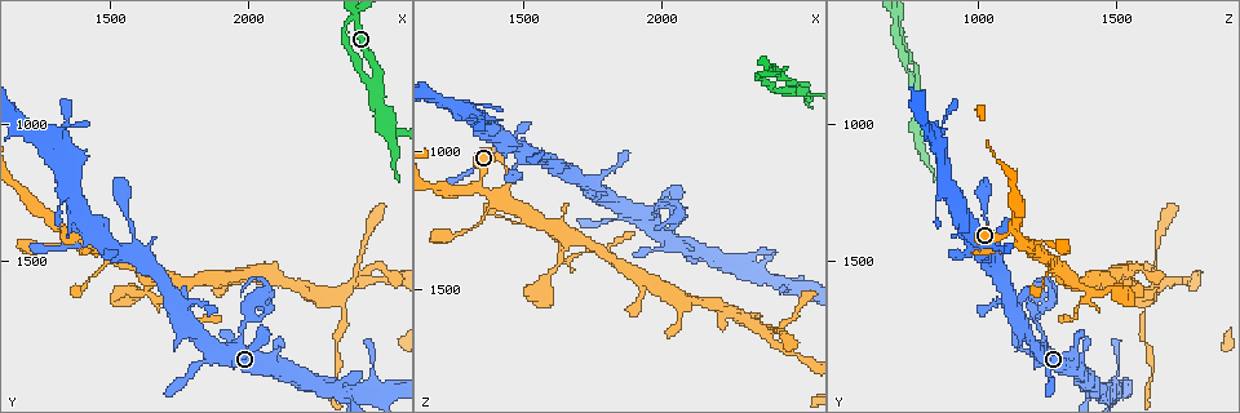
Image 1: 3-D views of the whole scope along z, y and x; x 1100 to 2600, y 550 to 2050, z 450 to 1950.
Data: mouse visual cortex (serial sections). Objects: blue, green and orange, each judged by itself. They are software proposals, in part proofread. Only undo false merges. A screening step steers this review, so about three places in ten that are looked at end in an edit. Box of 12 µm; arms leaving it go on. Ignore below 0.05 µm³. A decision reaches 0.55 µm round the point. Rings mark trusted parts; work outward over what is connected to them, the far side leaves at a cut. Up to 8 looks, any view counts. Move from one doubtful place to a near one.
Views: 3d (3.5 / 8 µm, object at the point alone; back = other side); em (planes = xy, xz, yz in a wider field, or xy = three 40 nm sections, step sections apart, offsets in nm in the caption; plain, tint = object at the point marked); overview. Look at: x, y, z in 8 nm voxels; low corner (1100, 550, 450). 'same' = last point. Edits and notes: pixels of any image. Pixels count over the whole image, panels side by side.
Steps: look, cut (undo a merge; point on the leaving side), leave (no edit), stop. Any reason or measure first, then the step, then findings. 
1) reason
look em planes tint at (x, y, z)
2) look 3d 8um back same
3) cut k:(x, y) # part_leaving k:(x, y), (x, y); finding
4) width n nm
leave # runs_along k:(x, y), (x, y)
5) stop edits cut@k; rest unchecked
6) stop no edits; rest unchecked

a fork
look 3d 8um at (1990, 1710, 1200)

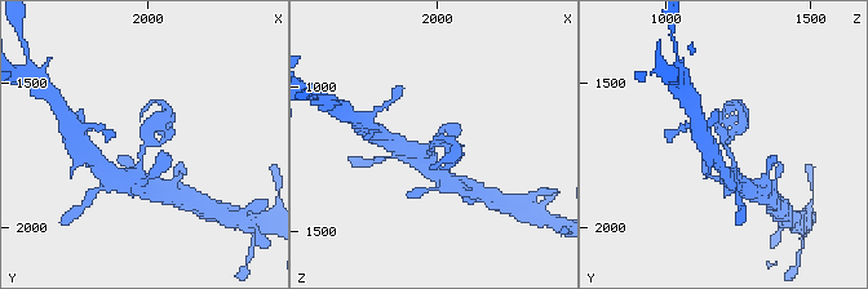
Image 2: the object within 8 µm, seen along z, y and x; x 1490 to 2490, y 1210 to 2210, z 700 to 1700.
look 3d 3.5um at (2000, 1720, 1210)

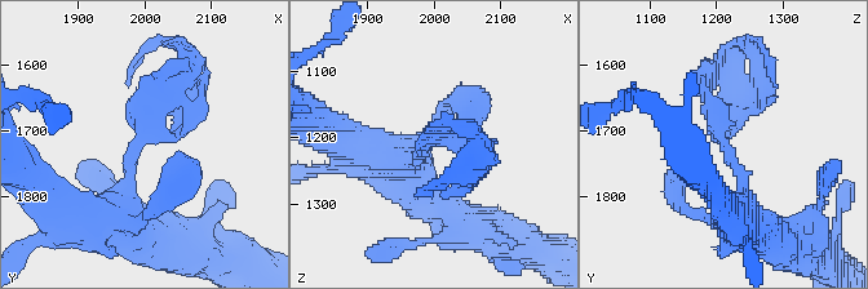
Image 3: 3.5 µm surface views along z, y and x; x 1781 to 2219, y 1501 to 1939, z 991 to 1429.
need the tissue
look em xy step 5 tint at (2000, 1710, 1205)

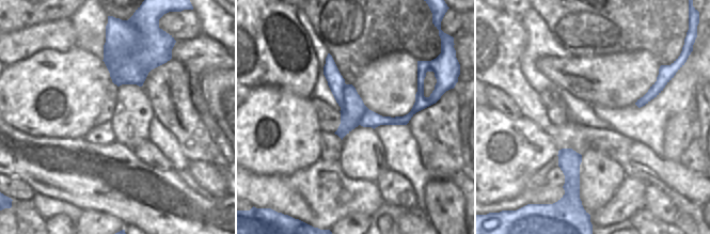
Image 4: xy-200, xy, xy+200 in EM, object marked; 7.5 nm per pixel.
width 200 nm
cut 3:(154, 110) # part_leaving 3:(138, 146), (182, 47); two cells meet here

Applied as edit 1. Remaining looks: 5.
see it whole again
look overview

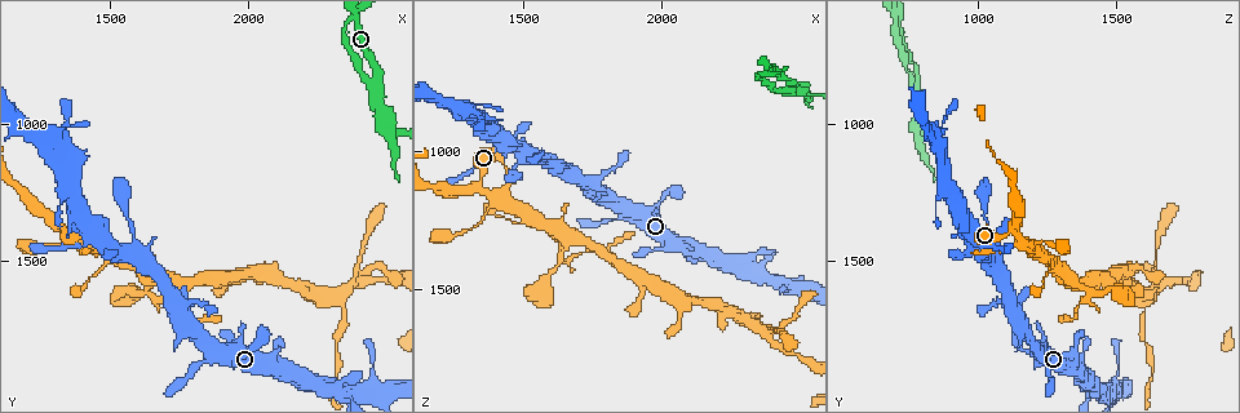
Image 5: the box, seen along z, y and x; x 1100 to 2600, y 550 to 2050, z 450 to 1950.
sharp bend
look 3d 3.5um at (1650, 1630, 1410)

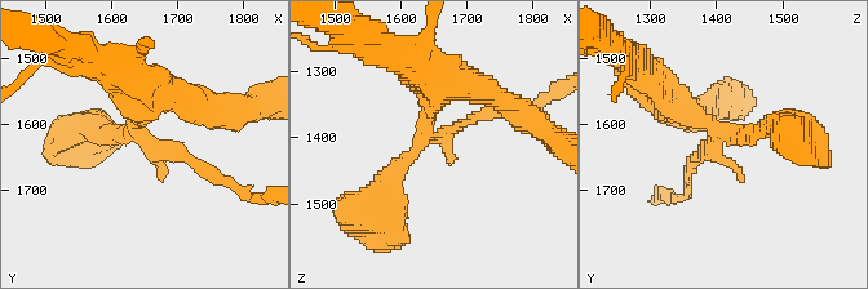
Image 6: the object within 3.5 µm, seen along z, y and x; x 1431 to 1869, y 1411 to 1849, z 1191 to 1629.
shape alone is not enough
look em xy step 1 tint at (1655, 1625, 1400)

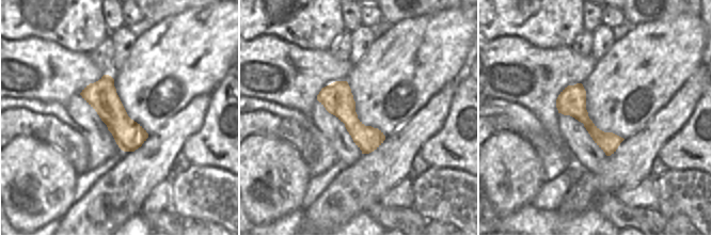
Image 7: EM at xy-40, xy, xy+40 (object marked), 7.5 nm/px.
cut 6:(190, 159) # part_leaving 6:(151, 146), (176, 150), (255, 198); a second cell is stuck on

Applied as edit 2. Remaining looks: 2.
stop edits cut@3, cut@6; rest unchecked

